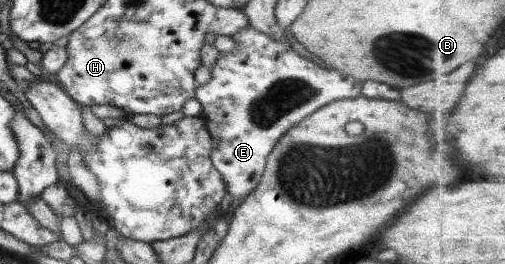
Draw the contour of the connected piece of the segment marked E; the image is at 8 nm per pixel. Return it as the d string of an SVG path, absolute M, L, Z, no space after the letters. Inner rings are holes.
M250 24L238 29L229 38L237 48L226 55L218 55L214 65L210 67L210 80L203 85L197 85L193 98L202 107L198 117L203 121L211 139L211 166L221 175L230 197L242 199L260 181L266 156L289 127L327 103L360 96L362 82L337 69L322 69L314 65L312 61L298 55L301 53L298 48L291 48L286 42L272 39Z

